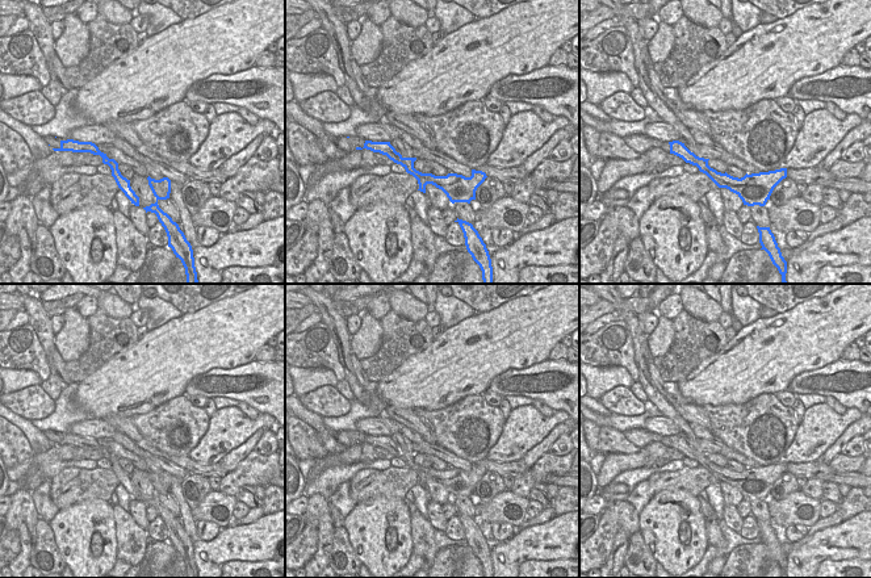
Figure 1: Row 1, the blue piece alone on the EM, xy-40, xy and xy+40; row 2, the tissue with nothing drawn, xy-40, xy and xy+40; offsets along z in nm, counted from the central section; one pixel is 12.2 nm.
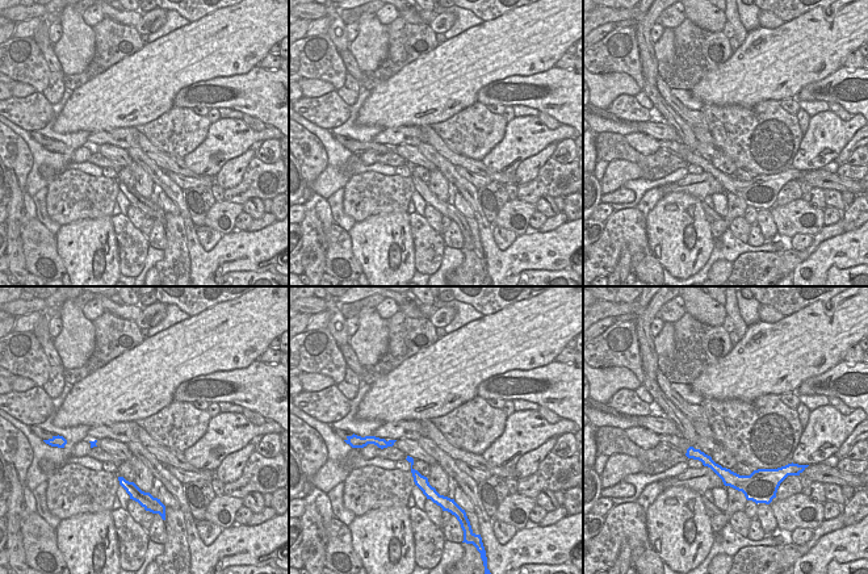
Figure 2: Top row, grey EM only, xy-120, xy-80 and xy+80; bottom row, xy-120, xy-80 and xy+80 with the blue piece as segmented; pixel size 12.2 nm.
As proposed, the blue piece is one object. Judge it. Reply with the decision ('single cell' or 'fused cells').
fused cells

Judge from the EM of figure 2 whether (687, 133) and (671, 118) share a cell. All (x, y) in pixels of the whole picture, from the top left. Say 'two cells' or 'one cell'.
one cell

